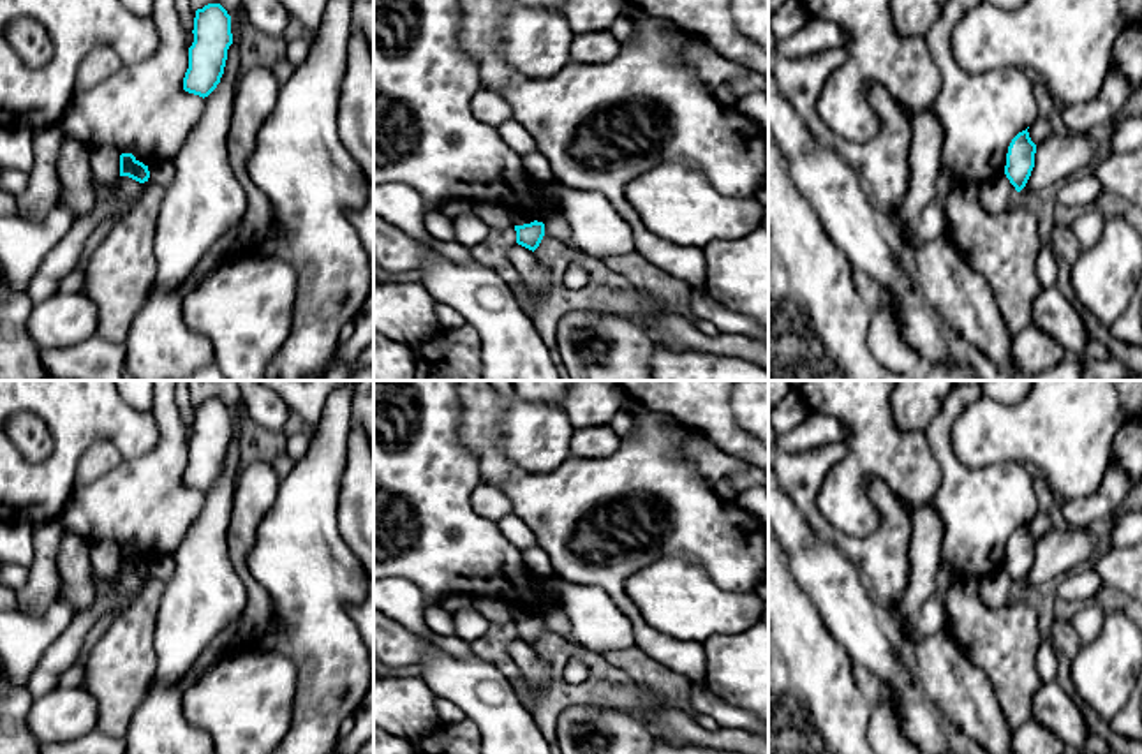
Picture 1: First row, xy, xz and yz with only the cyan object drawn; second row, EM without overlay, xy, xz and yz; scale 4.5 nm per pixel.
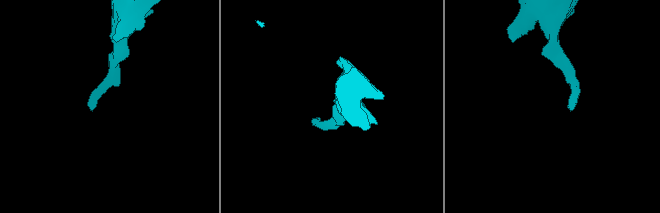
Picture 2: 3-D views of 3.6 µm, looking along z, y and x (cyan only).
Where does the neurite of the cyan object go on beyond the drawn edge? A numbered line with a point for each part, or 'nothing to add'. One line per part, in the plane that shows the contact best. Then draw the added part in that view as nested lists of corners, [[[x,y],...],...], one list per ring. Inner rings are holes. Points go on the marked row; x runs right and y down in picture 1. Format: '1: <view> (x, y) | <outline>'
nothing to add

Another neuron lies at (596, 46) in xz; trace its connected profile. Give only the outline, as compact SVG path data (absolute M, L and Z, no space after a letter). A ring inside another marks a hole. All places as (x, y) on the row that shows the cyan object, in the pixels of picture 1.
M594 30L583 35L575 35L569 62L599 63L617 56L620 44L610 30Z

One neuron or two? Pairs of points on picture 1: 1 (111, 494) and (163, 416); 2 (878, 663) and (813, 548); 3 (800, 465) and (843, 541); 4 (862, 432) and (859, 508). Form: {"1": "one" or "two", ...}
{"1": "one", "2": "one", "3": "one", "4": "one"}

